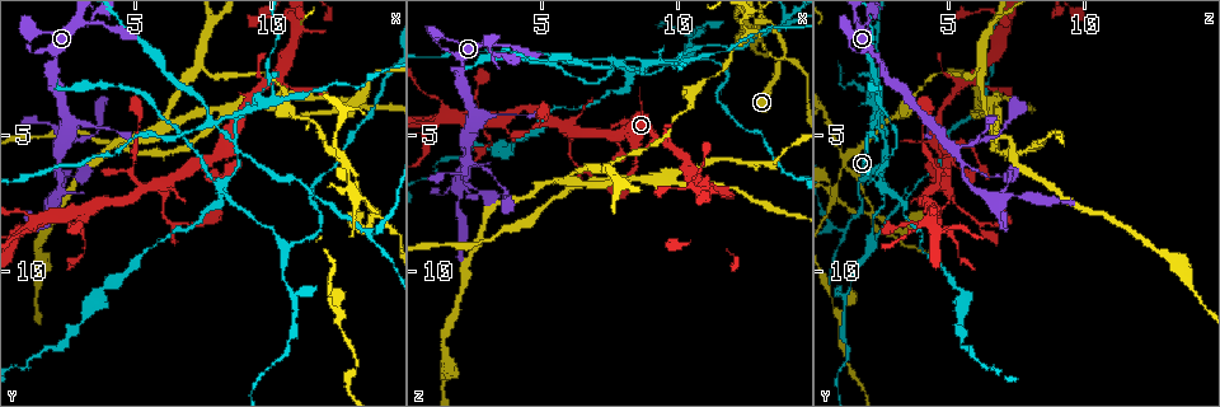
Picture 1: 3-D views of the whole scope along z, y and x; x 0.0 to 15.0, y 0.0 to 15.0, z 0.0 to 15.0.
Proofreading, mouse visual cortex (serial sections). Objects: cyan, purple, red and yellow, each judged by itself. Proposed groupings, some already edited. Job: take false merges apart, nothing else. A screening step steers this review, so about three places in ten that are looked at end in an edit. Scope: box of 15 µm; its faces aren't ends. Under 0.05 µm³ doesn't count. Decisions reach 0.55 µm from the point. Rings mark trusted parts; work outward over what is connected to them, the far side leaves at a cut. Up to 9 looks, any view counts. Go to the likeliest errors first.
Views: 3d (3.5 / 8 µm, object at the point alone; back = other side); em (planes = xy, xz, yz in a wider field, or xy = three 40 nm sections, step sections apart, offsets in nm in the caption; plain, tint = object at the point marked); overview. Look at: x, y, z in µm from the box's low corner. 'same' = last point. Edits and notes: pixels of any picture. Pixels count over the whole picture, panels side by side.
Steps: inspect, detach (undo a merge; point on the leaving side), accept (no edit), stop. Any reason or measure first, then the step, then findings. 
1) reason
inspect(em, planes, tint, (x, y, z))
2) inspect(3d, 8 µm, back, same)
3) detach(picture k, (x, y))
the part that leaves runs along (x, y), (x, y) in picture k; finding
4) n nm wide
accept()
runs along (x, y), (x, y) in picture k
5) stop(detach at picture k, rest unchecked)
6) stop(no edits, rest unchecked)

inspect(3d, 3.5 µm, (2.1, 6.3, 5.6))

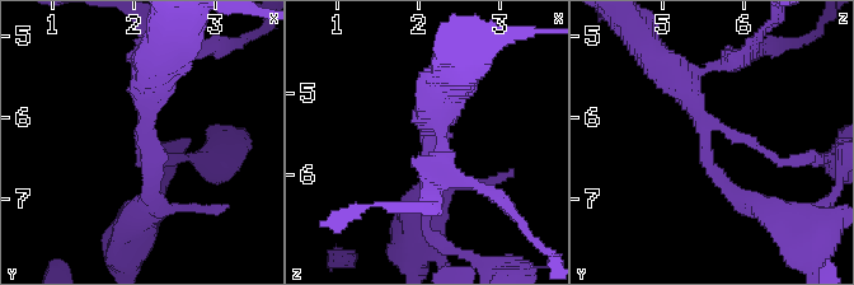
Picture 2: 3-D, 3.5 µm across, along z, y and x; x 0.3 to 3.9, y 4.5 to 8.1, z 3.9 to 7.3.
3 arms; arms of 150, 250, 400 nm
inspect(em, xy, step 3, tint, (2.10, 6.40, 5.55))

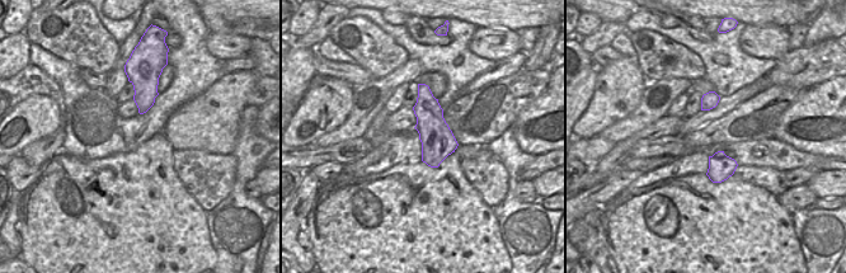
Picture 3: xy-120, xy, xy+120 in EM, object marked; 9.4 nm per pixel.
accept()
runs along (671, 73), (707, 163), (759, 205) in picture 2; all the same cell

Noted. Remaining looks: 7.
sharp bend
inspect(em, xy, step 3, tint, (5.4, 6.9, 4.5))

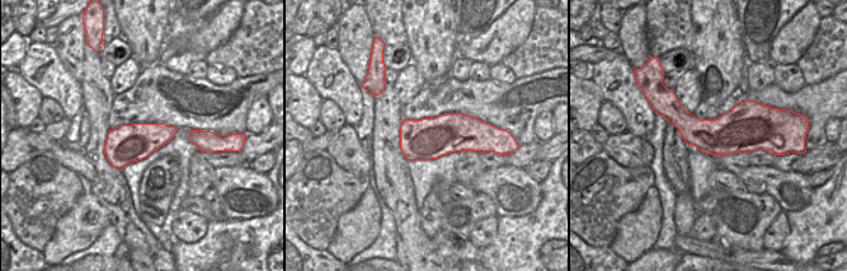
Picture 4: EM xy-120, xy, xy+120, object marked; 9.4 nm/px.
see where the arms go
inspect(3d, 3.5 µm, same)

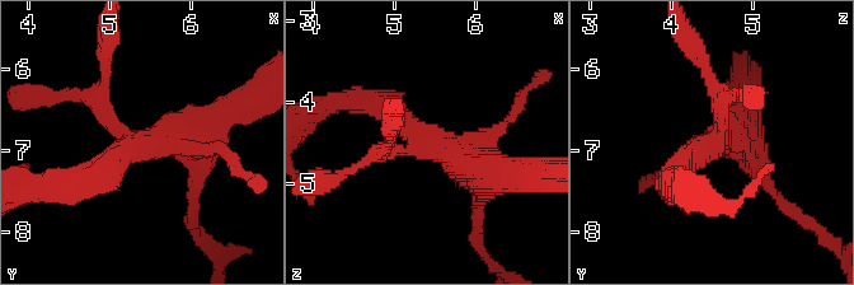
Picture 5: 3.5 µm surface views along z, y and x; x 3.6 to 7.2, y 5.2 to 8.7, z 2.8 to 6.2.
3 arms; arms of 200, 350, 500 nm
accept()
runs along (497, 172), (364, 103) in picture 5; continuous, no second cell

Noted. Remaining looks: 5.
a fork
inspect(3d, 3.5 µm, (3.2, 7.7, 4.3))

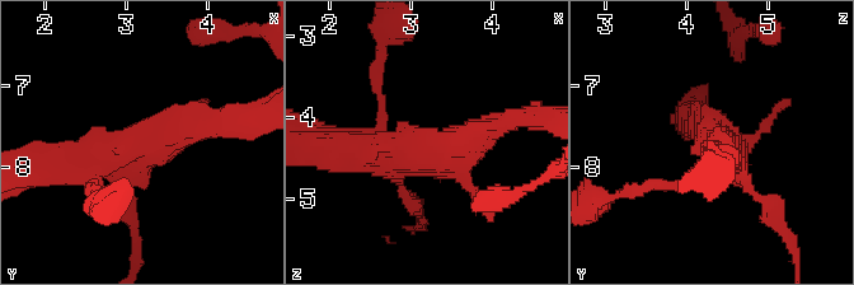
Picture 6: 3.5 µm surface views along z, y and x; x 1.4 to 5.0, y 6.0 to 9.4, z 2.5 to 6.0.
inspect(em, planes, tint, (3.15, 7.70, 4.40))

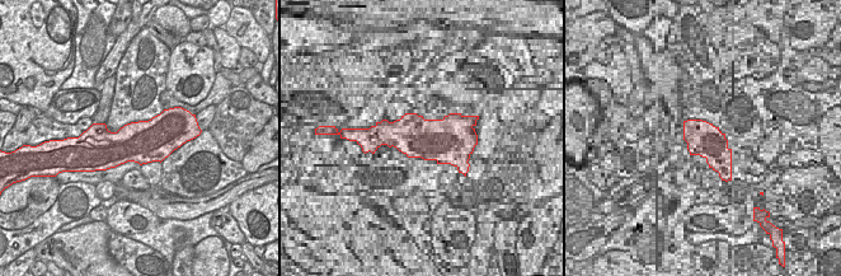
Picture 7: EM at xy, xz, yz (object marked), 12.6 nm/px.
accept()
runs along (215, 122), (59, 162) in picture 6; all the same cell

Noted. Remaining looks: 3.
four or more arms meet
inspect(3d, 3.5 µm, (1.4, 8.1, 4.4))

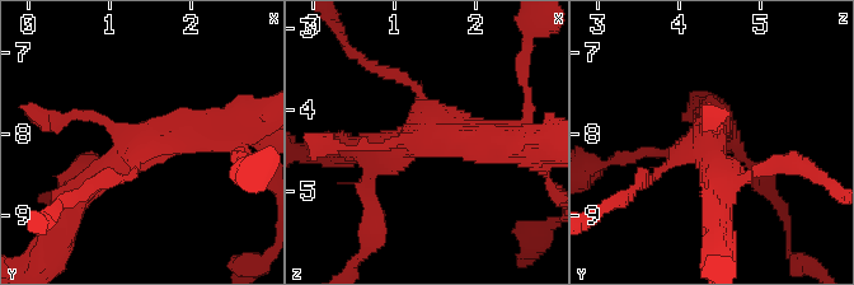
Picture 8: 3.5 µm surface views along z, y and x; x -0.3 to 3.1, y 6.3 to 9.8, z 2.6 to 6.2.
accept()
runs along (225, 125), (144, 141), (73, 200) in picture 8; all the same cell

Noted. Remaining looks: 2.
stop(no edits, rest unchecked)

